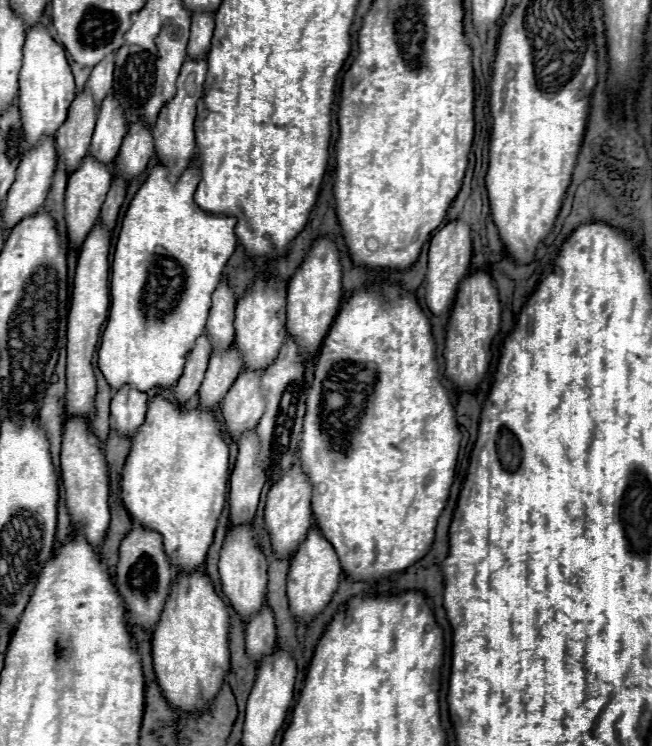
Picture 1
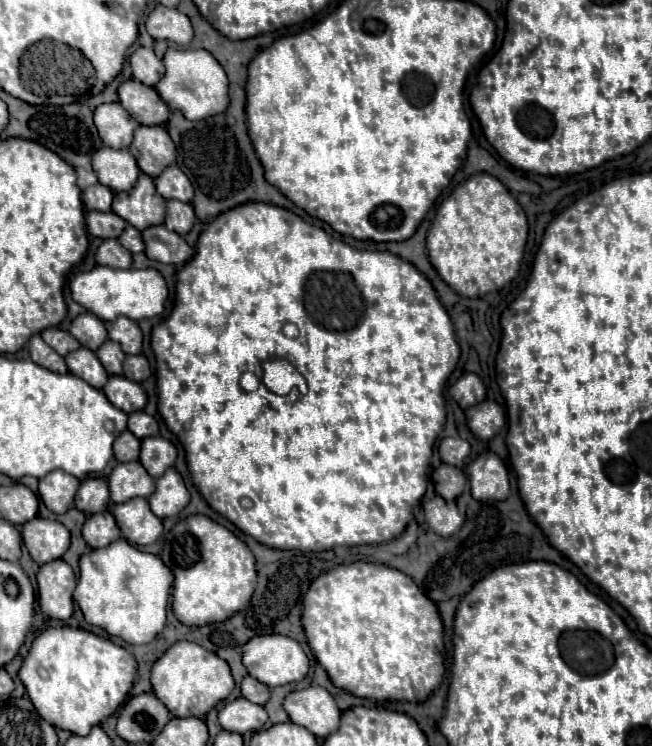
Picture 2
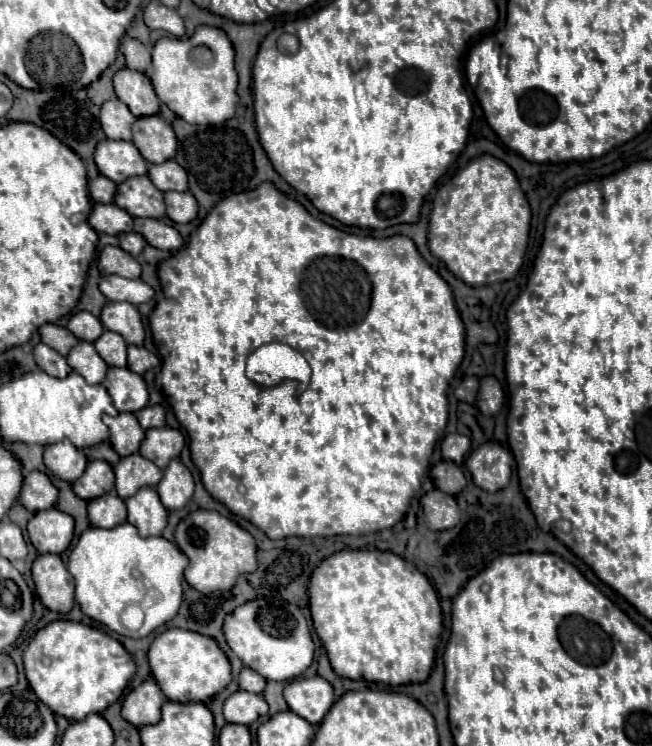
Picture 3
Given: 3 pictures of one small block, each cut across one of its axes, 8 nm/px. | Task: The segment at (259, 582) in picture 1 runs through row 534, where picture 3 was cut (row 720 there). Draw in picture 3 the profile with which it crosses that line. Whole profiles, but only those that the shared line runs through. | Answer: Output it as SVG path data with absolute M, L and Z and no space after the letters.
M238 690L224 702L226 722L248 726L264 714L268 714L268 706L260 694L250 694L246 690Z

